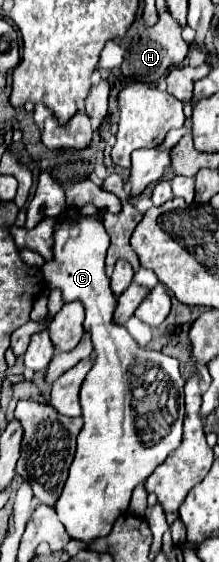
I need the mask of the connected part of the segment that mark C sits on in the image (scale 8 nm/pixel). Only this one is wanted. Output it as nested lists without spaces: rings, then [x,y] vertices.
[[[103,207],[93,215],[57,215],[53,259],[41,267],[47,287],[59,289],[63,303],[83,303],[83,327],[93,341],[93,367],[79,393],[83,429],[77,435],[77,451],[67,483],[55,505],[67,533],[81,541],[109,535],[115,519],[127,511],[131,491],[179,447],[183,431],[181,395],[185,379],[179,373],[179,361],[159,351],[141,349],[127,329],[113,321],[117,299],[109,289],[105,270],[109,247],[109,235],[101,223],[105,213],[107,209]]]

